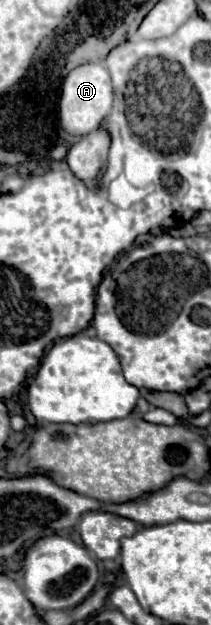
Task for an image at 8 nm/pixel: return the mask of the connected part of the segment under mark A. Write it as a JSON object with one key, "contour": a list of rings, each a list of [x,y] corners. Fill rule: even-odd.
{"contour":[[[84,63],[72,69],[62,83],[60,97],[60,123],[70,135],[92,133],[112,109],[112,81],[108,69],[102,63]]]}

